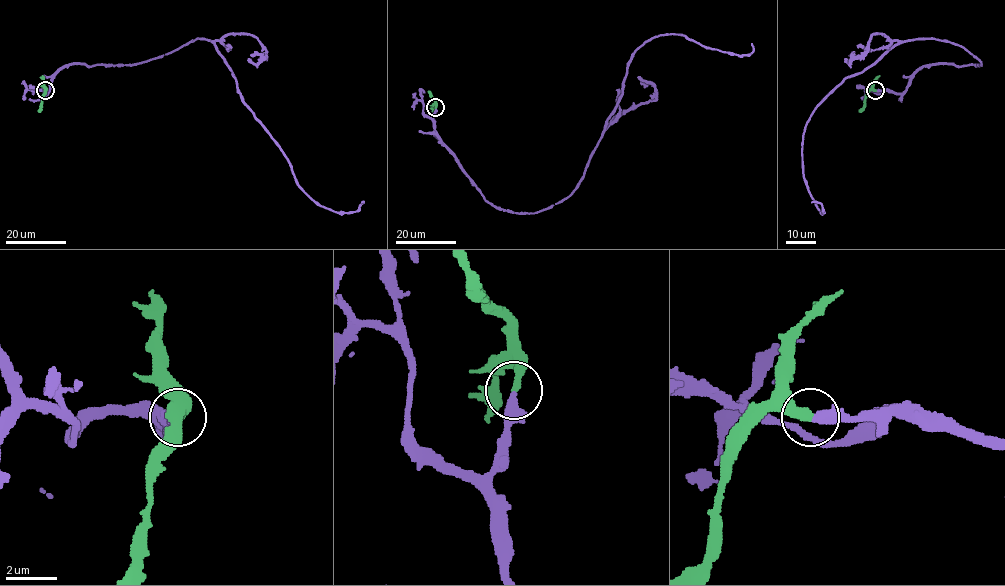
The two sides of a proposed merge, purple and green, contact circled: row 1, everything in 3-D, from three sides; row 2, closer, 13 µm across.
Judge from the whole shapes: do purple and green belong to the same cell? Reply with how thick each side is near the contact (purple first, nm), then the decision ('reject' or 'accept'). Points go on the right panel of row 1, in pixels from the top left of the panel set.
calibres 340 and 320 nm; accept

